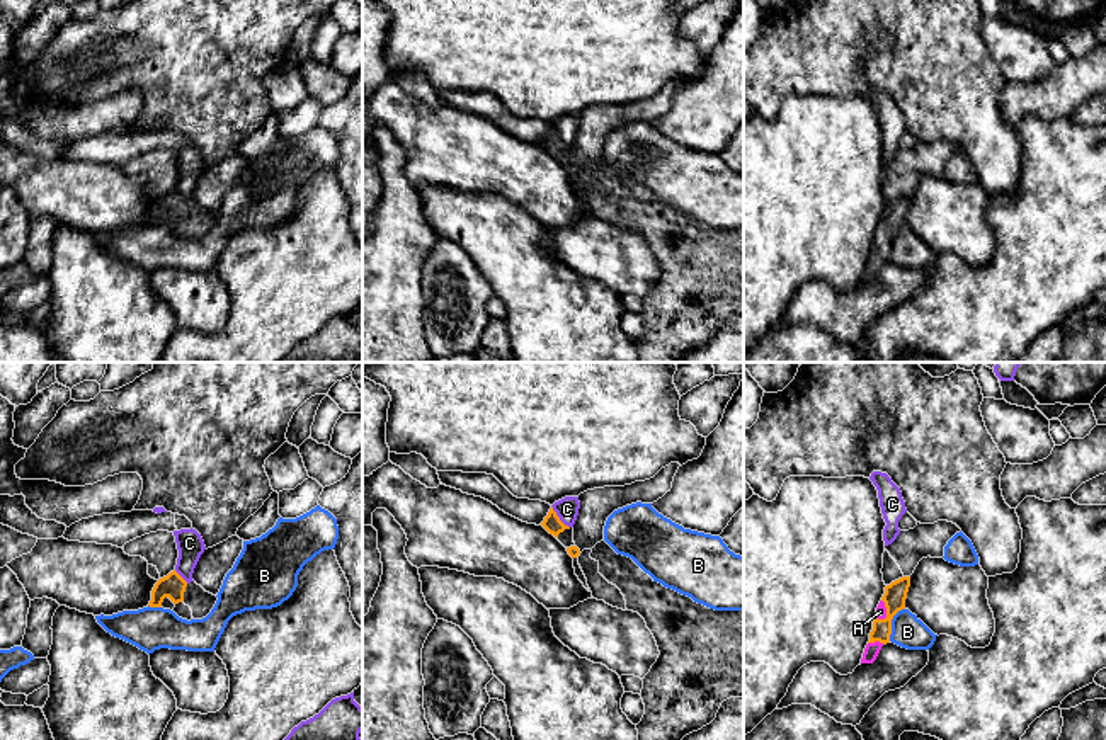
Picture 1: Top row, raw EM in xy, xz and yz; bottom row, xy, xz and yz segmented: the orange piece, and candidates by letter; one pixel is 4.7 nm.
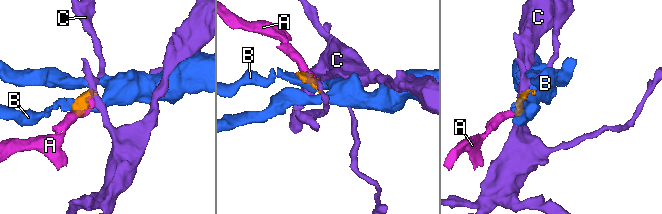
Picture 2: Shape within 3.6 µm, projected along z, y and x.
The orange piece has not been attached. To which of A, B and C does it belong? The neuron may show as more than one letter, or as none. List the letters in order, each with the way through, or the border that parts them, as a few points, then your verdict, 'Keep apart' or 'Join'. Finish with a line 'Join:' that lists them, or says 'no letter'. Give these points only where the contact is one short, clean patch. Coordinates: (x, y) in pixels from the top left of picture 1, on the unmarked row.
A: Path across: yz (895, 213), (877, 259), (872, 269). Join
B: Boundary: yz (904, 227), (892, 239), (889, 259). Keep apart
C: Boundary: xz (552, 125), (569, 147). Keep apart
Join: A

